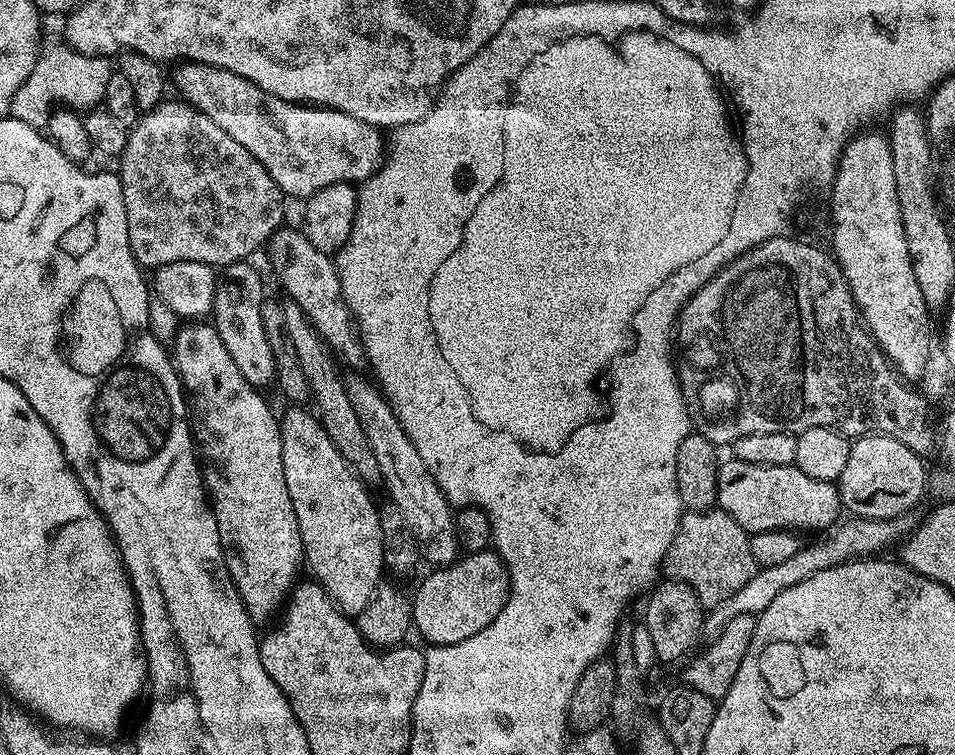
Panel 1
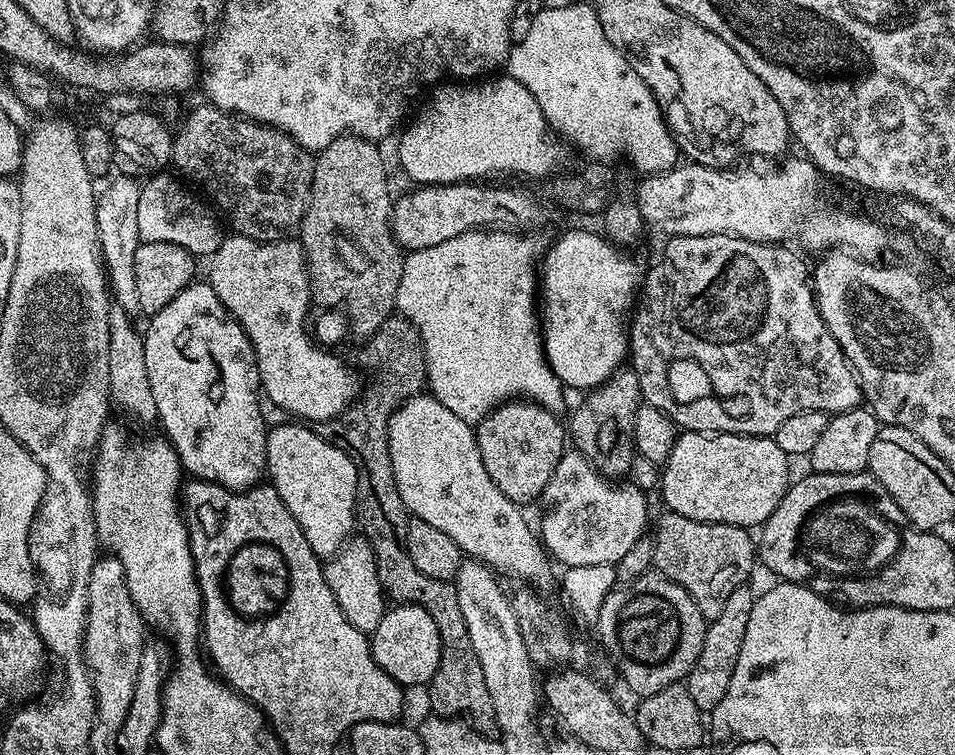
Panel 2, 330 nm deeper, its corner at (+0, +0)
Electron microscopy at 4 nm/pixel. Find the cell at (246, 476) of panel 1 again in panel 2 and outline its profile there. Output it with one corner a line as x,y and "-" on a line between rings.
193,282
176,295
173,300
166,302
162,310
151,313
148,329
143,329
144,353
146,354
146,374
150,378
150,390
154,394
154,406
156,407
156,419
162,429
163,435
172,443
172,448
178,454
181,469
189,477
197,480
210,480
213,484
221,484
232,492
244,492
247,488
255,488
265,479
268,463
266,462
266,438
268,428
264,424
264,416
260,413
260,400
262,401
262,389
260,387
260,375
256,365
256,355
251,342
246,338
242,326
222,306
218,294
214,294
212,285
207,282

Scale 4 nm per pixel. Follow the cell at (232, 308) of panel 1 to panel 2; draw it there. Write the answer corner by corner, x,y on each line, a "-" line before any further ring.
300,422
288,423
292,424
268,428
266,476
272,488
278,490
278,498
286,502
286,510
294,514
294,522
302,526
310,550
314,550
318,557
331,558
348,543
358,524
356,467
346,453
338,450
338,446
323,440
315,427

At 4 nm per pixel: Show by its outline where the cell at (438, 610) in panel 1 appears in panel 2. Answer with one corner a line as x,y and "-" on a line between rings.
396,604
384,613
382,622
378,622
378,630
370,634
372,657
390,678
397,680
402,686
408,684
427,685
438,670
440,661
440,635
438,626
426,610
417,604

